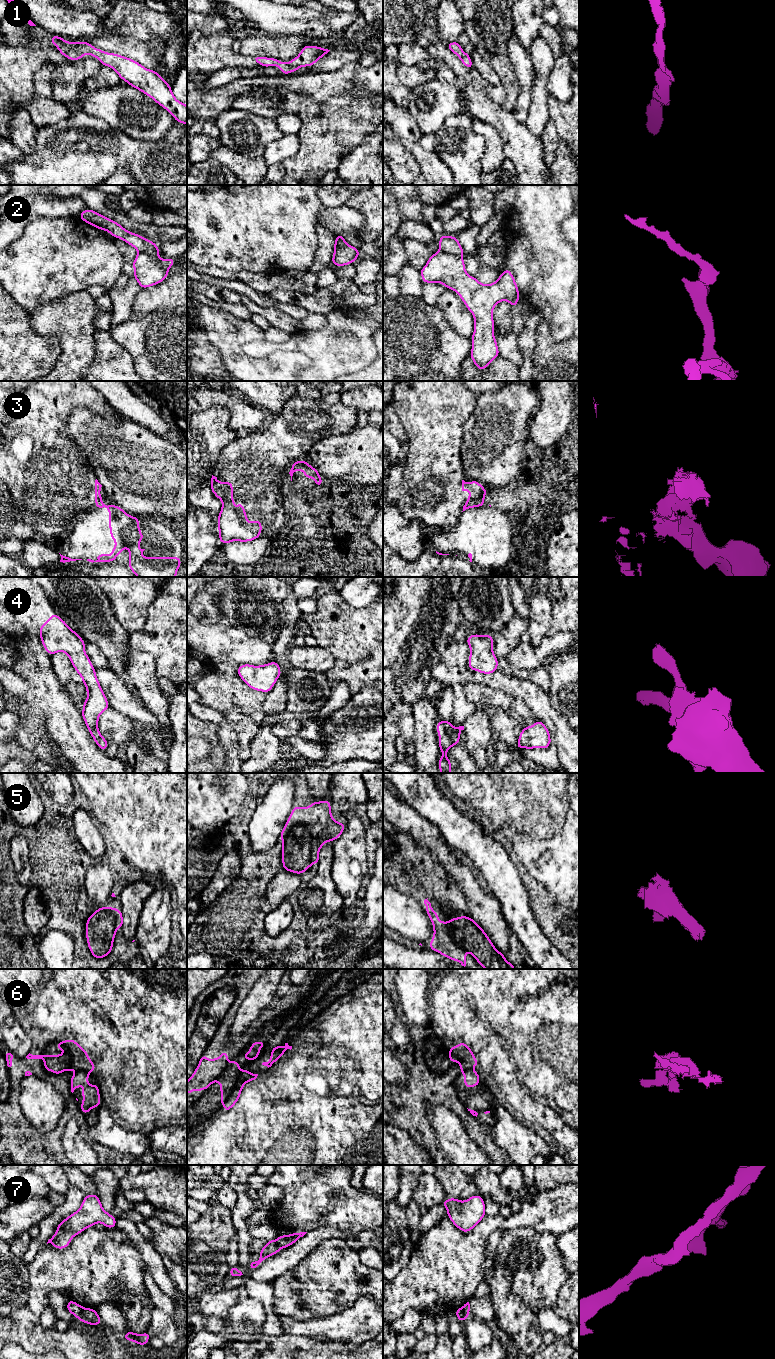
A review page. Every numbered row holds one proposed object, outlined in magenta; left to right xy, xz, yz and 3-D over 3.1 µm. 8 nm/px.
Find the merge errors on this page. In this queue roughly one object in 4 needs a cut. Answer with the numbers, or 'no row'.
2, 3, 6, 7

